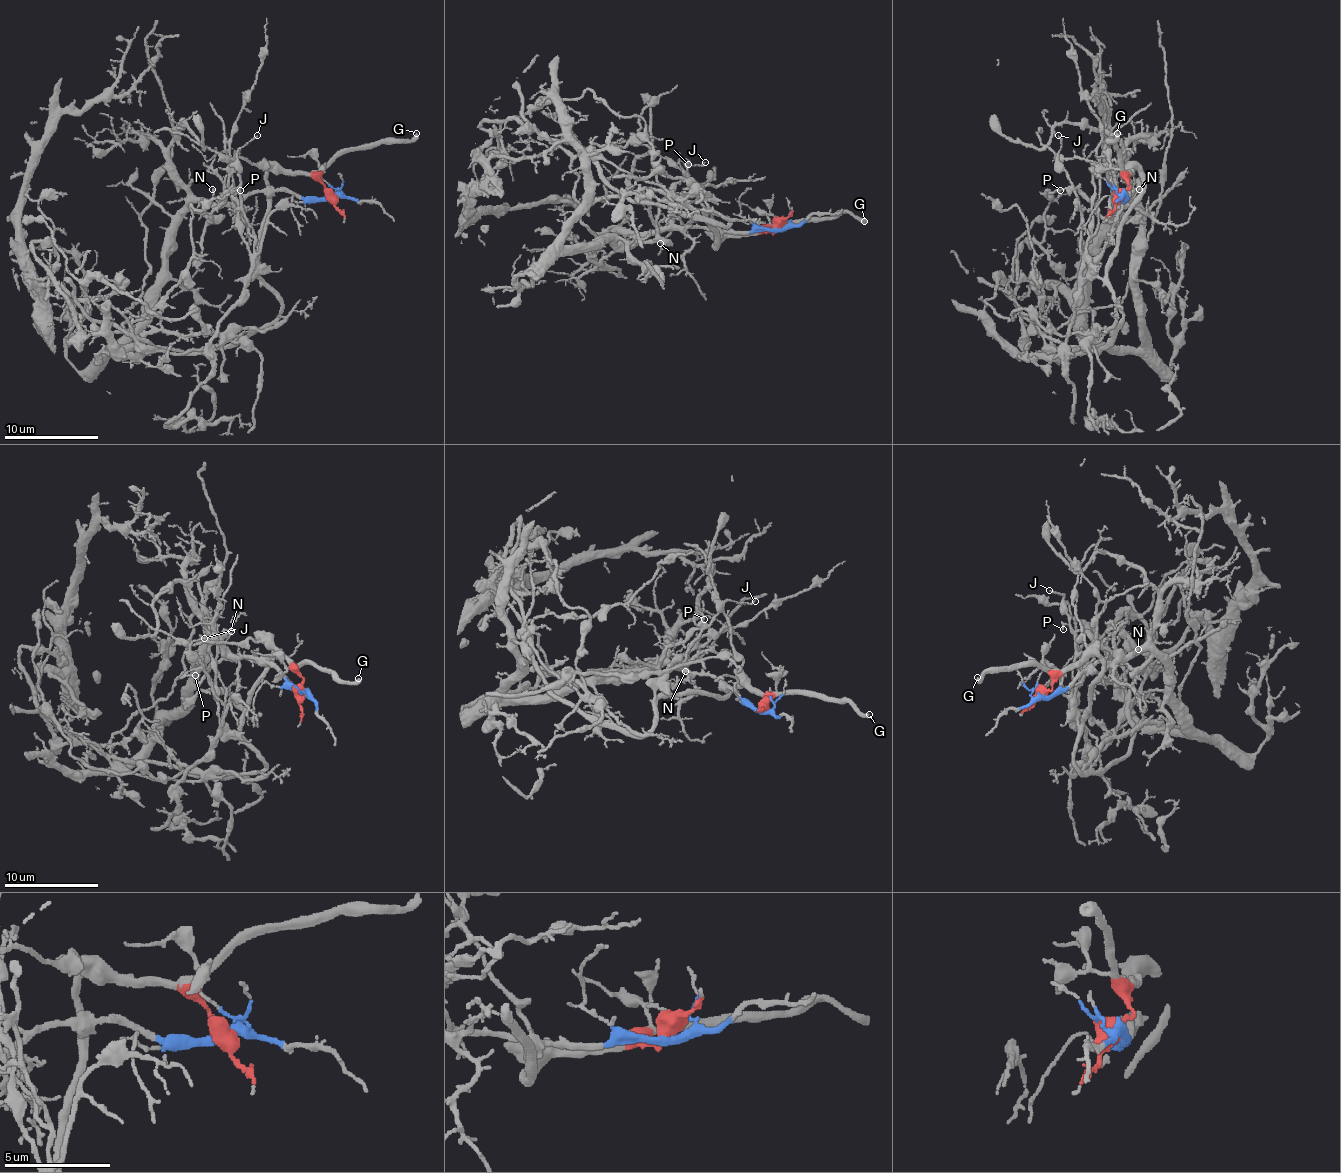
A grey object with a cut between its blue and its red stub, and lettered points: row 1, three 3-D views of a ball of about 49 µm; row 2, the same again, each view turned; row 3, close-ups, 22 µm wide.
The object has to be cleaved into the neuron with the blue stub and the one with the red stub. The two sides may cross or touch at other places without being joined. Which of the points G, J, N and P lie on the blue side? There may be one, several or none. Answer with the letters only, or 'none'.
N

